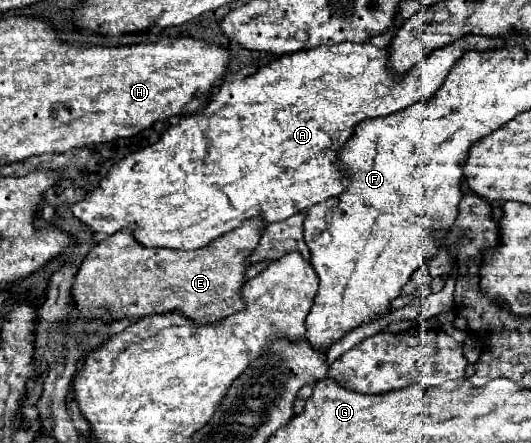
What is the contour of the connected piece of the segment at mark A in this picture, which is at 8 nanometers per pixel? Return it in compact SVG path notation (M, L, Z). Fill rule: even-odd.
M477 35L457 39L433 51L403 79L387 71L389 47L377 49L371 43L345 41L279 57L241 81L223 83L202 110L203 119L182 116L179 125L169 126L155 145L143 147L115 163L99 181L97 189L71 205L71 213L95 233L113 235L115 231L131 229L143 247L167 249L207 247L217 237L237 229L243 221L257 217L257 213L265 223L283 221L345 191L343 173L337 169L337 153L353 135L359 121L391 115L429 99L467 49L491 49L495 45L503 45L503 41Z

